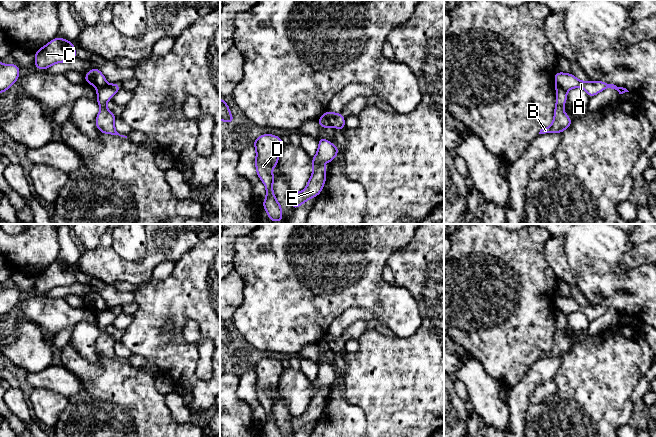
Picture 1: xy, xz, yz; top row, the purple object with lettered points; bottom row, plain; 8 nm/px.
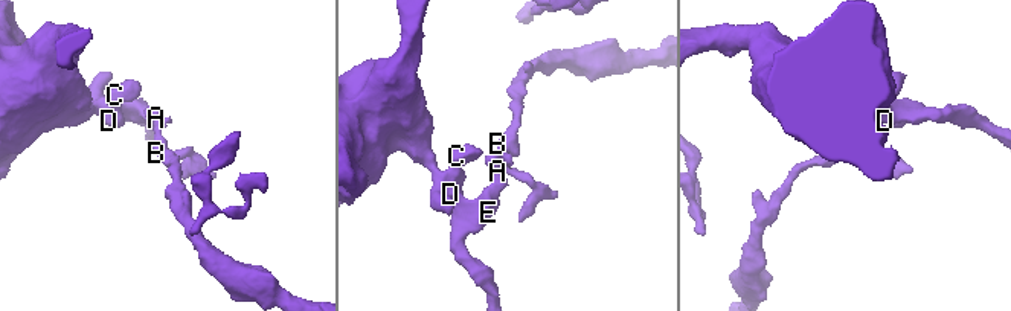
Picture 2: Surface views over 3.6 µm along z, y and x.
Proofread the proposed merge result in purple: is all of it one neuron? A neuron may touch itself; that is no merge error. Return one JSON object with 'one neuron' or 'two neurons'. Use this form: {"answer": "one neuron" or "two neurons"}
{"answer": "two neurons"}

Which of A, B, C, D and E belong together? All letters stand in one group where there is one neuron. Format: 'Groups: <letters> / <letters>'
Groups: A C D E / B

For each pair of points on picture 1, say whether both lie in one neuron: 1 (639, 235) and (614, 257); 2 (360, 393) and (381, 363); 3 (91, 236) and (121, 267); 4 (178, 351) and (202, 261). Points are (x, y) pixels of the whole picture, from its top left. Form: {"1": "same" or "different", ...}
{"1": "different", "2": "same", "3": "different", "4": "same"}

